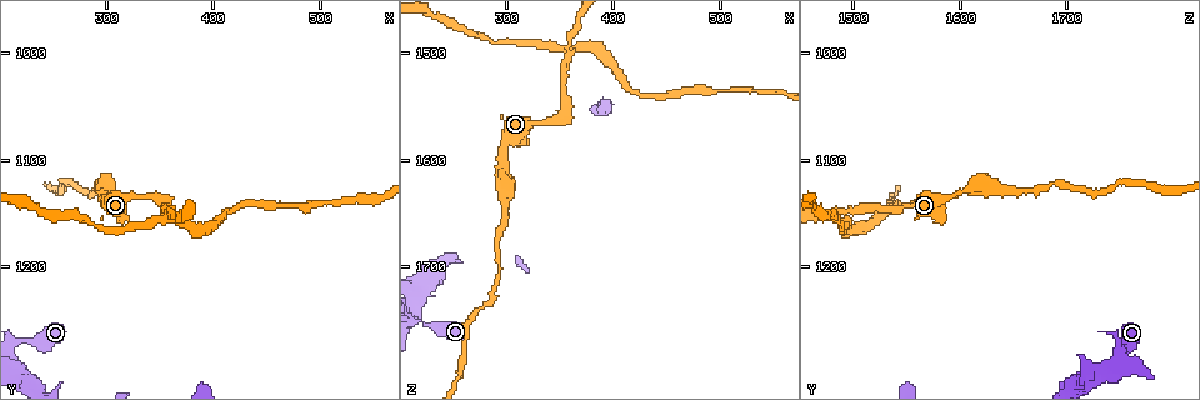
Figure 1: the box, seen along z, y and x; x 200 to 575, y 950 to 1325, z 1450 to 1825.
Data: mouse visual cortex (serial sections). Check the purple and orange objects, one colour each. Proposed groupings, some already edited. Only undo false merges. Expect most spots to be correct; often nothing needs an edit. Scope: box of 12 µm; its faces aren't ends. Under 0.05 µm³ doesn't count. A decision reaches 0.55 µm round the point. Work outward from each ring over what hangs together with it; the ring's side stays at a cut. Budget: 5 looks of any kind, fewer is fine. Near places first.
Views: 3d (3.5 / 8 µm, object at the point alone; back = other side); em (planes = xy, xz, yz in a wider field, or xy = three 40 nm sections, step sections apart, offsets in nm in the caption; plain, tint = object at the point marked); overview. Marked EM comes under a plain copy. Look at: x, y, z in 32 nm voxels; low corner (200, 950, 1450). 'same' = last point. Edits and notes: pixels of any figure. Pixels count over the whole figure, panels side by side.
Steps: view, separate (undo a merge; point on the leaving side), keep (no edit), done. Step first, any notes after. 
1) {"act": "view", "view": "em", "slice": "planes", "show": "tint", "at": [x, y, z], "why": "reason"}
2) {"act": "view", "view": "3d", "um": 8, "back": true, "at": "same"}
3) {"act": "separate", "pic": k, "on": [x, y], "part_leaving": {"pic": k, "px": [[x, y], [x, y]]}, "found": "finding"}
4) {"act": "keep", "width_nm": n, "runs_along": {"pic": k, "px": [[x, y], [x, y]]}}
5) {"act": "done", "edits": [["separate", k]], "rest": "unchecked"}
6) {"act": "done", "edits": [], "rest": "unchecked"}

{"act": "view", "view": "3d", "um": 3.5, "at": [352, 1140, 1562], "why": "abrupt turn"}

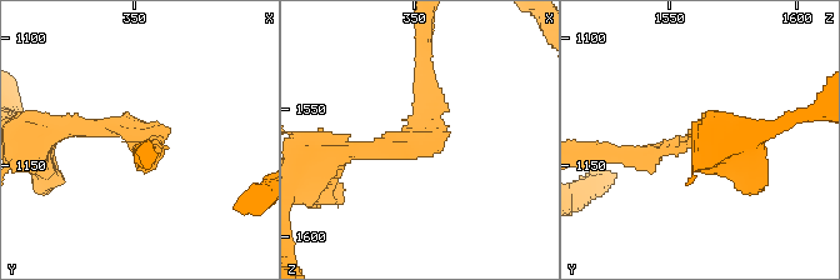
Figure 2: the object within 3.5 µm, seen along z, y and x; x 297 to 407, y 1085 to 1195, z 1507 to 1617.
{"act": "view", "view": "em", "slice": "planes", "show": "tint", "at": [353, 1140, 1561], "arm_widths_nm": [200, 250], "why": "need the tissue"}

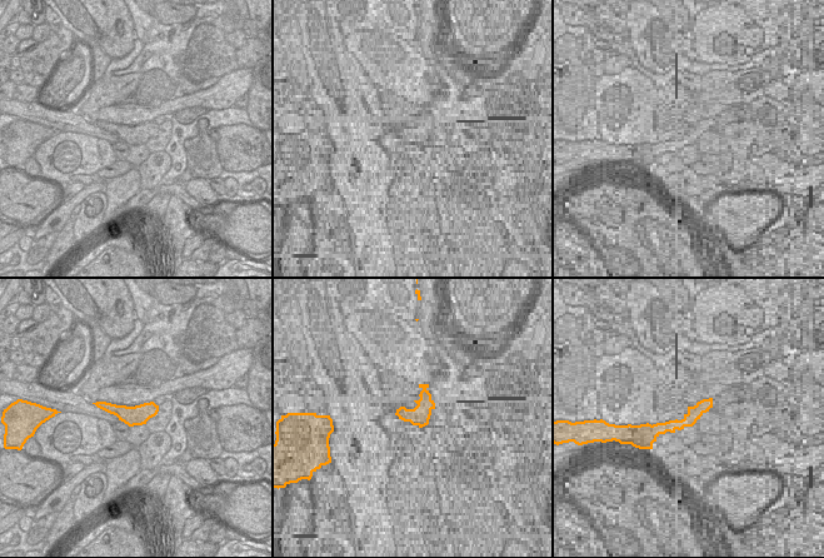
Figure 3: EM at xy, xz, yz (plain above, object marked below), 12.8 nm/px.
{"act": "keep", "runs_along": {"pic": 3, "px": [[100, 404], [121, 412], [155, 408]]}, "found": "all the same cell"}

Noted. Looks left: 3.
{"act": "view", "view": "3d", "um": 8, "back": true, "at": [356, 1152, 1500], "why": "four arms meet"}

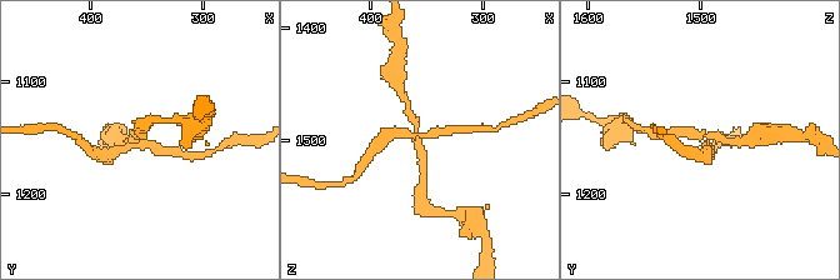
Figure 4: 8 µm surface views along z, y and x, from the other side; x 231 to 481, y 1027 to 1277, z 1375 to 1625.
{"act": "view", "view": "em", "slice": "xy", "step": 2, "show": "tint", "at": [358, 1156, 1498], "arms": 4, "arm_widths_nm": [200, 200, 250, 250]}

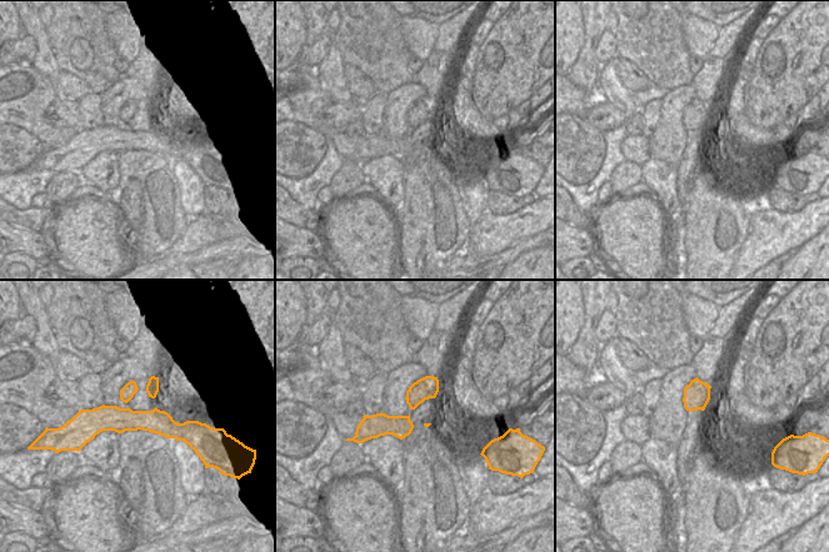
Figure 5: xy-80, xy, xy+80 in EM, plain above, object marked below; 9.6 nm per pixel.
{"act": "separate", "pic": 4, "on": [160, 151], "found": "two cells meet here"}

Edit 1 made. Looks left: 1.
{"act": "done", "edits": [["separate", 4]], "rest": "unchecked"}

